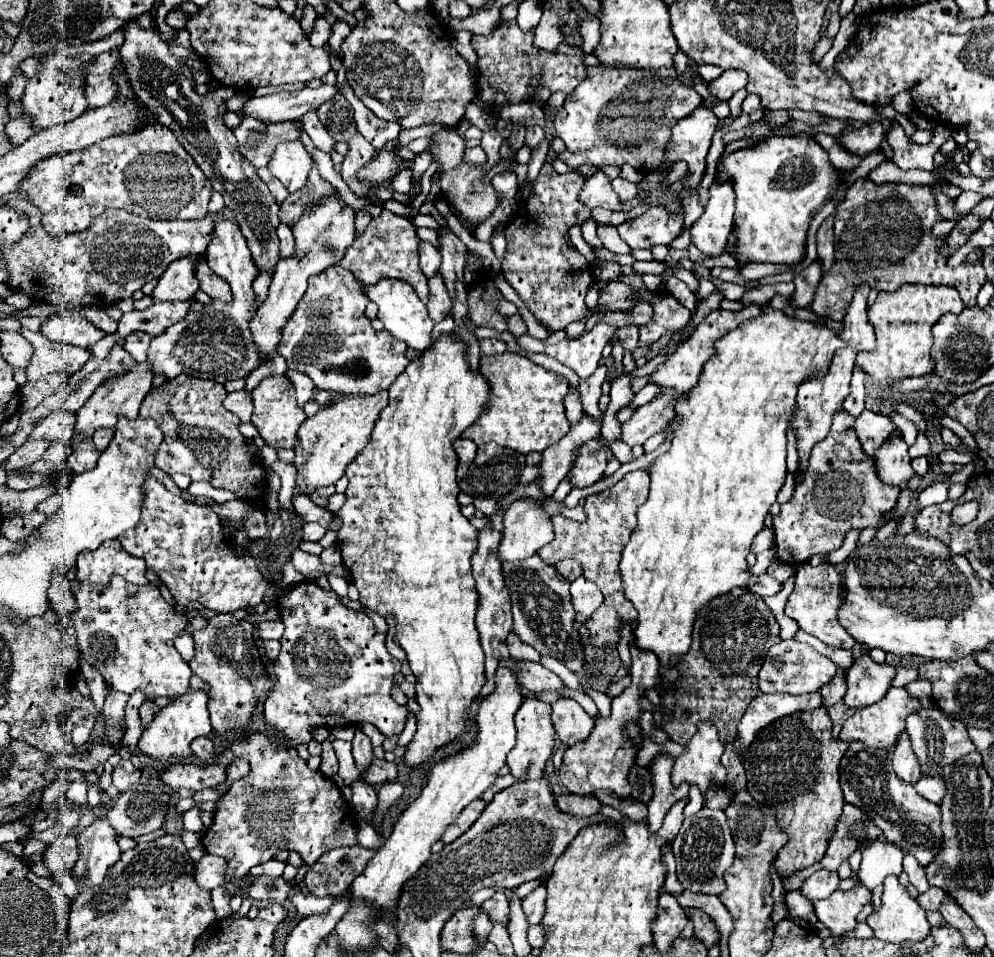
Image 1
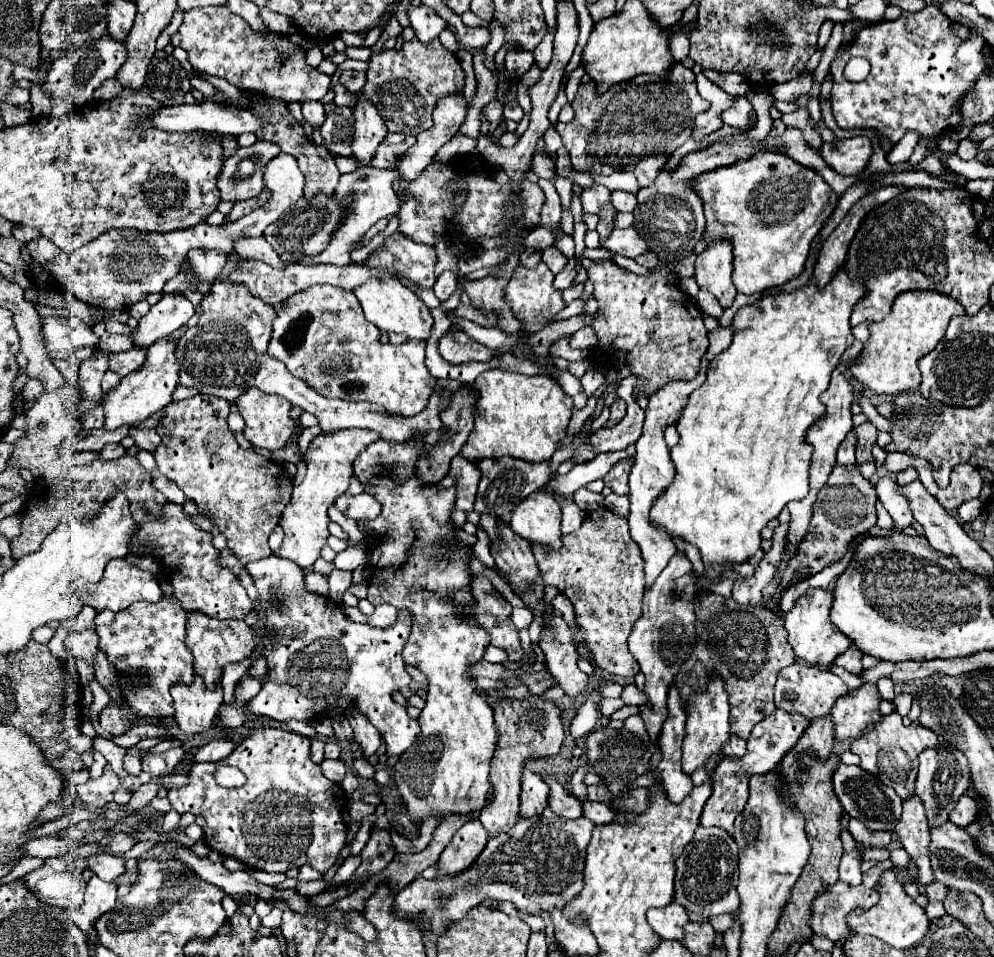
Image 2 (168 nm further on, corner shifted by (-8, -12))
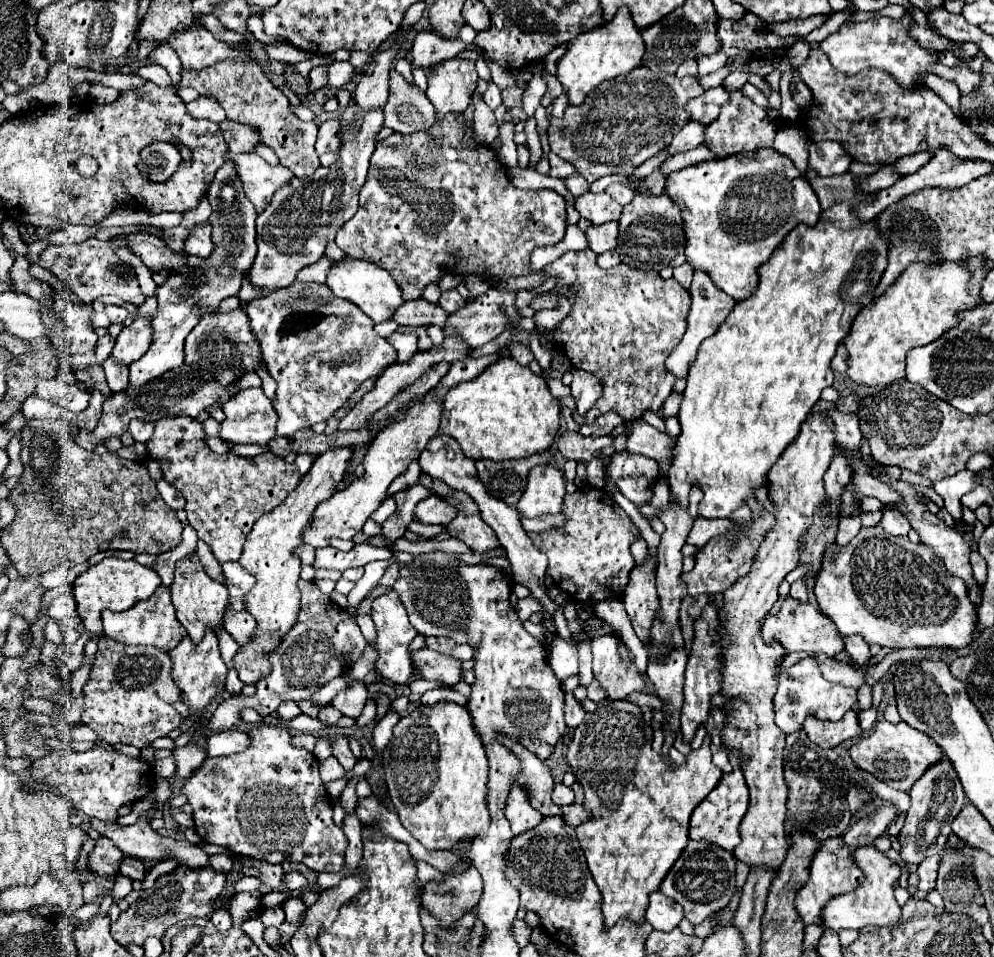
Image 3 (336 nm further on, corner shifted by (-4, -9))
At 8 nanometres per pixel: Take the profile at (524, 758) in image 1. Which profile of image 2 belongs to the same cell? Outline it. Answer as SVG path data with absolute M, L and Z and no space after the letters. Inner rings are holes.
M524 770L522 774L522 792L520 792L520 814L536 816L548 804L548 784L540 778L540 774L532 770Z

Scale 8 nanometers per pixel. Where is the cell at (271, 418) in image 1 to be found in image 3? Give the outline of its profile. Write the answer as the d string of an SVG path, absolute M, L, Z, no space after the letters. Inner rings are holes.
M244 389L232 401L222 405L226 419L220 423L224 443L266 445L276 435L276 411L272 401L258 389Z

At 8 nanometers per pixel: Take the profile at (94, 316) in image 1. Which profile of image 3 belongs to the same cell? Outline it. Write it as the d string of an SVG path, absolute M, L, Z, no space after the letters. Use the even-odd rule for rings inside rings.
M104 335L104 337L98 337L98 343L96 343L96 359L102 363L102 361L106 361L108 357L110 357L110 353L112 353L112 347L114 347L114 337L112 335Z

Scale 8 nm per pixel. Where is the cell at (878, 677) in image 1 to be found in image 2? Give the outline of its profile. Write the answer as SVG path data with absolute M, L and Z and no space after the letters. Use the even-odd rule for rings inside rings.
M864 682L858 690L850 690L844 698L838 698L838 702L832 708L832 718L836 722L836 738L858 738L868 730L868 726L882 720L882 714L878 710L882 702L882 696L872 682Z

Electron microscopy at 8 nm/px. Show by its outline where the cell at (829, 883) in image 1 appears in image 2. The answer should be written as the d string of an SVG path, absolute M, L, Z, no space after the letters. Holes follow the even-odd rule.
M860 850L856 852L856 856L854 856L854 852L852 854L844 852L842 862L840 862L840 882L852 882L852 886L858 886L862 882L860 856L862 856Z

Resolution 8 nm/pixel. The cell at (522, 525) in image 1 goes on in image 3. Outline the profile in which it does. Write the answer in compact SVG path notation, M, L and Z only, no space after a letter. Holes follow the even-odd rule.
M552 463L532 467L528 475L528 485L518 501L516 509L526 517L556 515L562 511L562 501L566 495L566 479L558 467Z

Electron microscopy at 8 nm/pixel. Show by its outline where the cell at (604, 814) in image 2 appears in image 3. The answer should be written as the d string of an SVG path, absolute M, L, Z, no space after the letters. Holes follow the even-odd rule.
M576 803L562 807L562 819L564 819L564 823L568 823L568 825L574 827L574 829L576 829L580 823L588 821L588 819L590 819L588 815L590 815L590 813L588 813L582 805L576 805Z

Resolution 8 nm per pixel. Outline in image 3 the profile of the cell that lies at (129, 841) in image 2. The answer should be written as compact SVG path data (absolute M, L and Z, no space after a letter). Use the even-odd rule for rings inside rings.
M100 837L100 841L90 851L90 869L100 877L112 877L118 873L120 861L124 859L126 855L118 847L108 843L106 837Z

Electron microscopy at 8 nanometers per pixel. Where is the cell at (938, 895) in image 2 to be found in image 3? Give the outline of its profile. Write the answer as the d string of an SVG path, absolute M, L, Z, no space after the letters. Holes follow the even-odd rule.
M930 855L930 857L926 857L926 859L918 865L918 875L920 875L918 889L920 889L920 891L930 891L930 889L936 887L938 865L940 865L940 855Z

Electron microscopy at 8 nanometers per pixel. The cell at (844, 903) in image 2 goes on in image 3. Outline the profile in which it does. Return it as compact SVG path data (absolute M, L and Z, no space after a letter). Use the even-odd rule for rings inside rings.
M832 837L832 839L820 841L818 851L812 855L810 877L804 883L804 887L800 887L800 891L796 893L796 909L798 909L800 917L802 917L802 921L806 925L822 925L820 913L822 913L822 907L828 903L828 899L834 897L834 895L854 891L862 883L862 879L864 879L864 873L850 859L848 845L844 843L842 837Z

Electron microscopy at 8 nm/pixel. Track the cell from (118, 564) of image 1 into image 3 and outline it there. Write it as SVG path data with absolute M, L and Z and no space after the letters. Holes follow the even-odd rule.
M118 557L102 559L98 565L90 567L76 579L76 601L78 601L78 615L88 631L92 631L96 637L102 635L102 621L100 611L126 611L134 607L136 601L150 599L150 595L160 585L160 577L150 569L142 567L136 561L124 561Z

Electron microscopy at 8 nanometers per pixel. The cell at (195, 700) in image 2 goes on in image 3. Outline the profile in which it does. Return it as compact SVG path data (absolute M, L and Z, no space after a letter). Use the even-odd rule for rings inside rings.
M206 631L204 639L200 639L200 643L192 643L188 637L170 651L172 657L172 677L176 679L178 687L184 693L184 701L192 707L192 711L204 711L206 705L210 705L210 701L220 693L220 689L226 683L226 675L228 675L228 665L224 663L224 659L220 657L220 649L218 649L218 637L214 631Z

